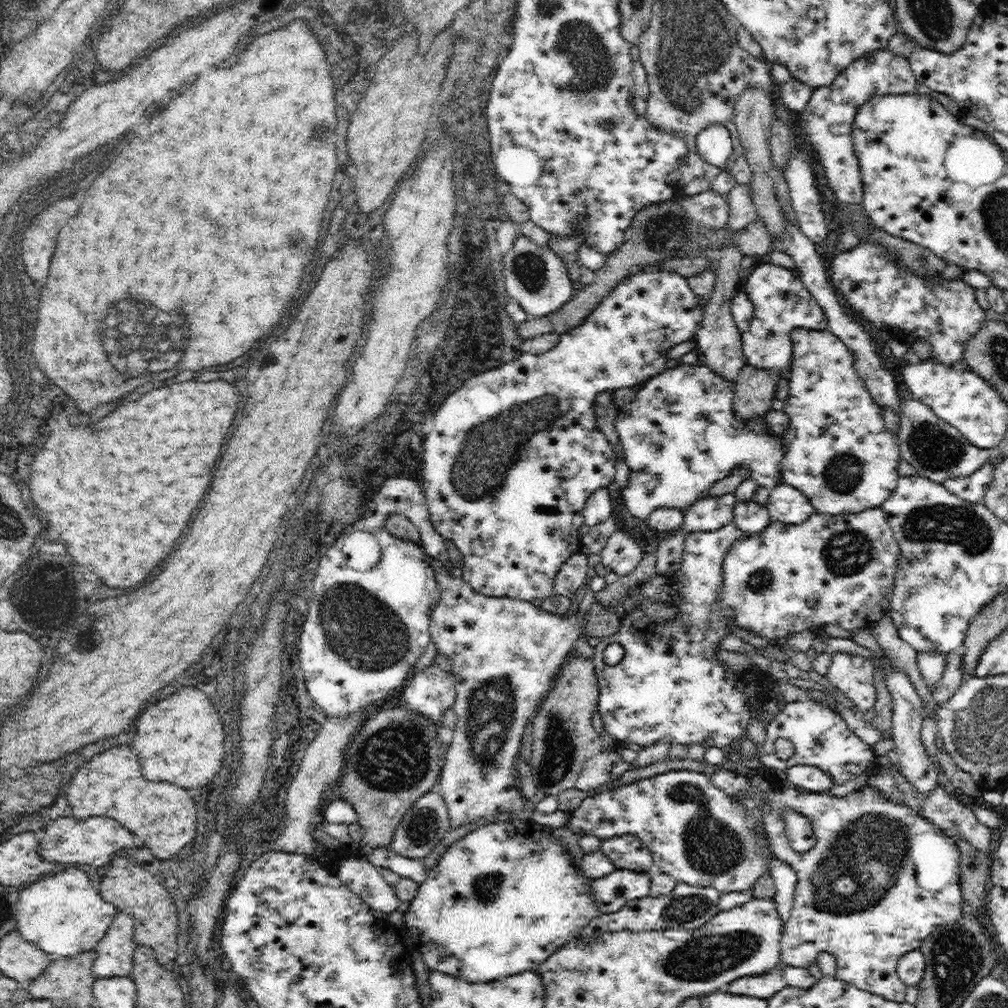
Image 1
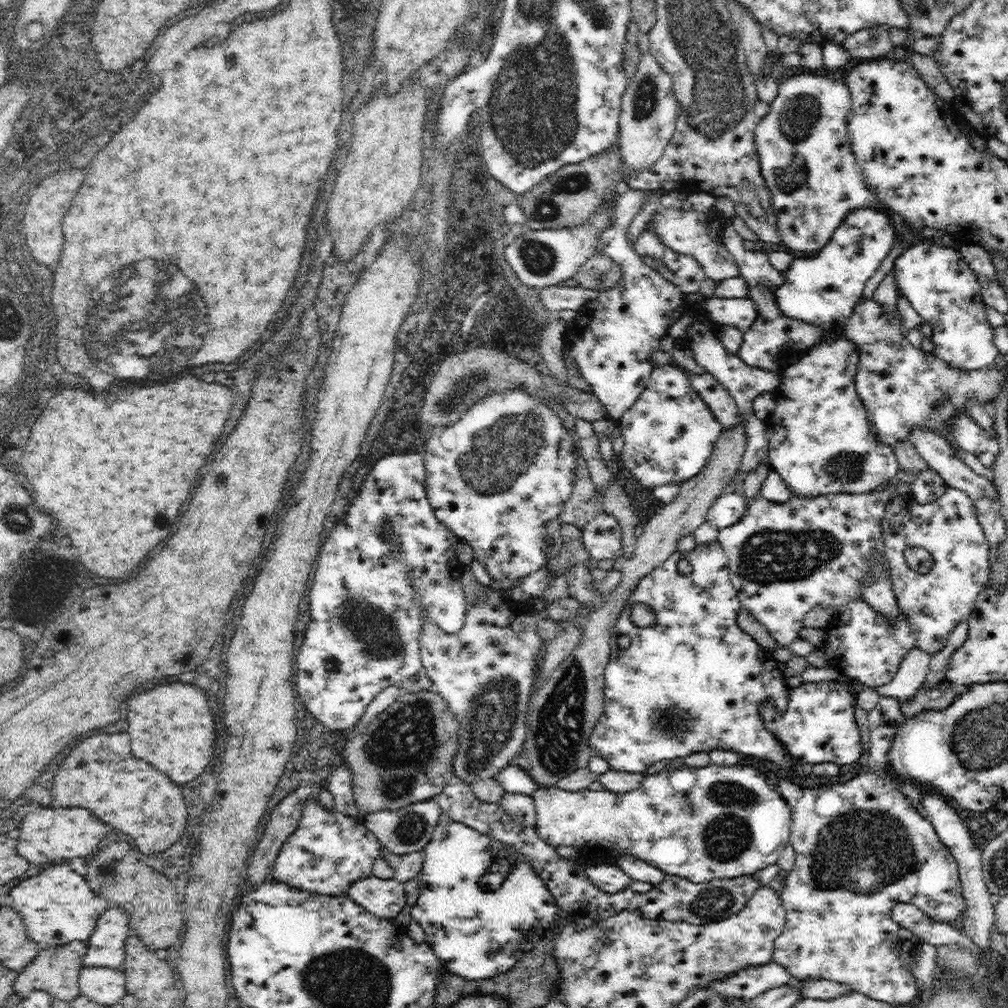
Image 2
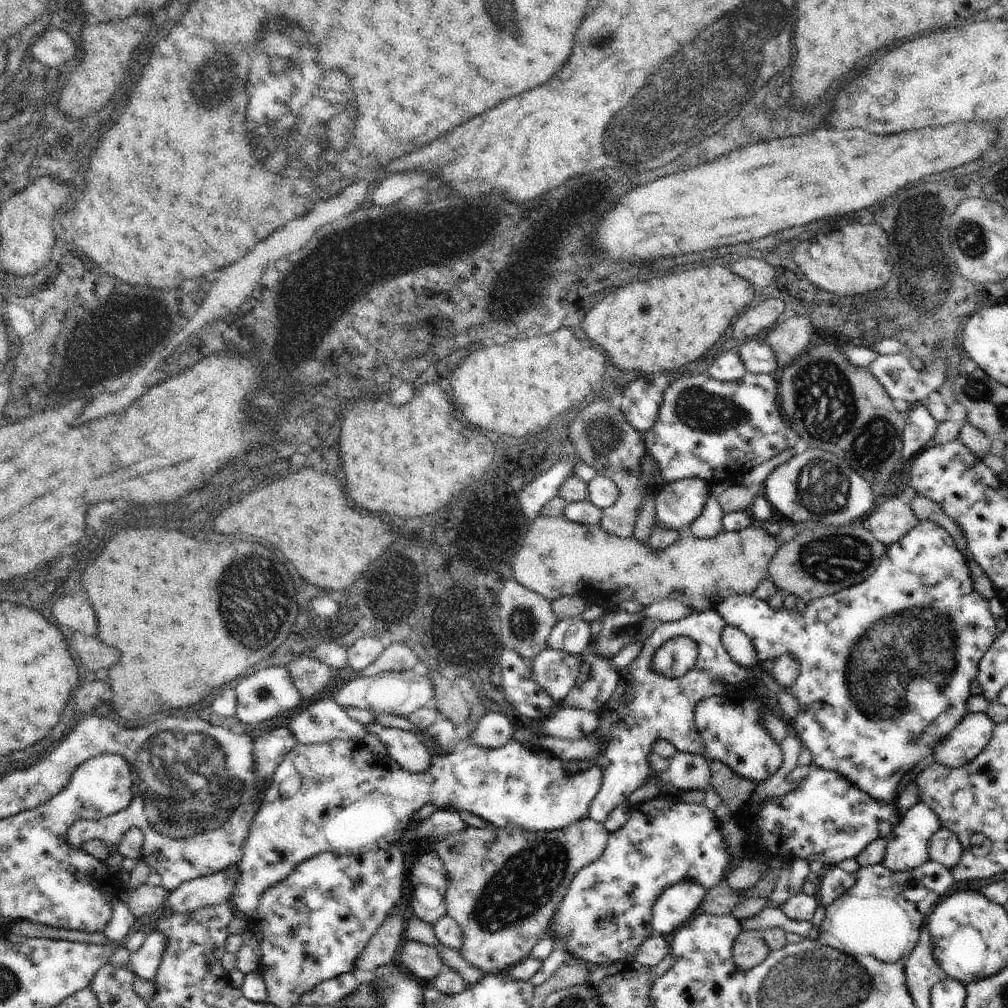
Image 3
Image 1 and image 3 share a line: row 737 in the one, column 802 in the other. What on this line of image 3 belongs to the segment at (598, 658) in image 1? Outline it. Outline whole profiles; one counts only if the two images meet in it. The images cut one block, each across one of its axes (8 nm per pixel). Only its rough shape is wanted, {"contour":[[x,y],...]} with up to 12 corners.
{"contour":[[917,522],[853,588],[715,610],[791,654],[811,764],[879,804],[963,720],[997,638]]}

